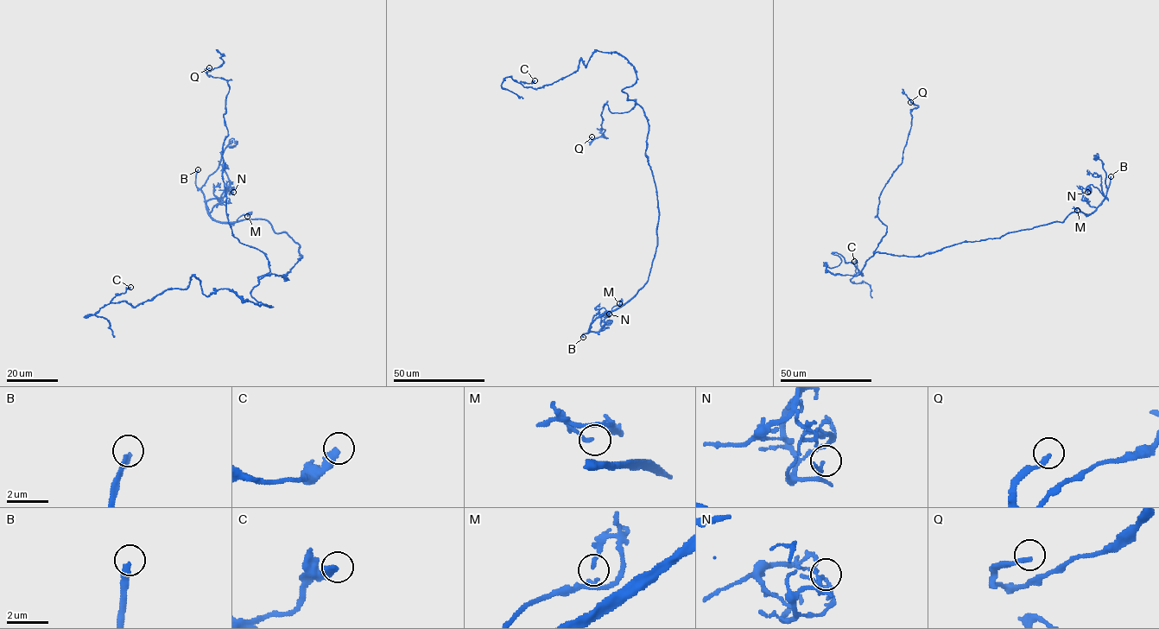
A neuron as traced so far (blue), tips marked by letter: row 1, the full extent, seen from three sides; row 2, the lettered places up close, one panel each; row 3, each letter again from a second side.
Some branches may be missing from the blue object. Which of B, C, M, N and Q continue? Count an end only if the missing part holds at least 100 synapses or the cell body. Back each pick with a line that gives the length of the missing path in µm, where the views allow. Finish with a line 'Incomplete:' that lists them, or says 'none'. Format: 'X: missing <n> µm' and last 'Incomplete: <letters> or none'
B: missing 40 µm
Incomplete: B

